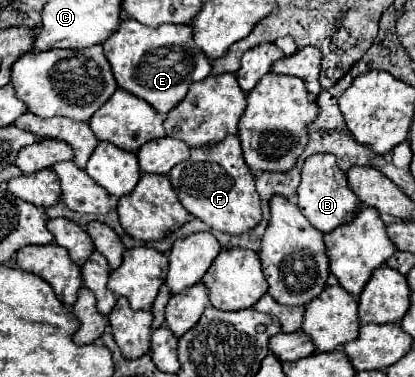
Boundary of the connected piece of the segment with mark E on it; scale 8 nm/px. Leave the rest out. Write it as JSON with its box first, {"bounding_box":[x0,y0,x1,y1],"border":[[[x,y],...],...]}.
{"bounding_box":[103,18,211,114],"border":[[[127,18],[121,22],[119,30],[107,38],[103,48],[119,88],[133,92],[137,98],[143,98],[163,114],[181,104],[189,86],[207,78],[211,72],[209,58],[193,40],[191,24],[163,24],[159,28],[149,28],[133,18]]]}

